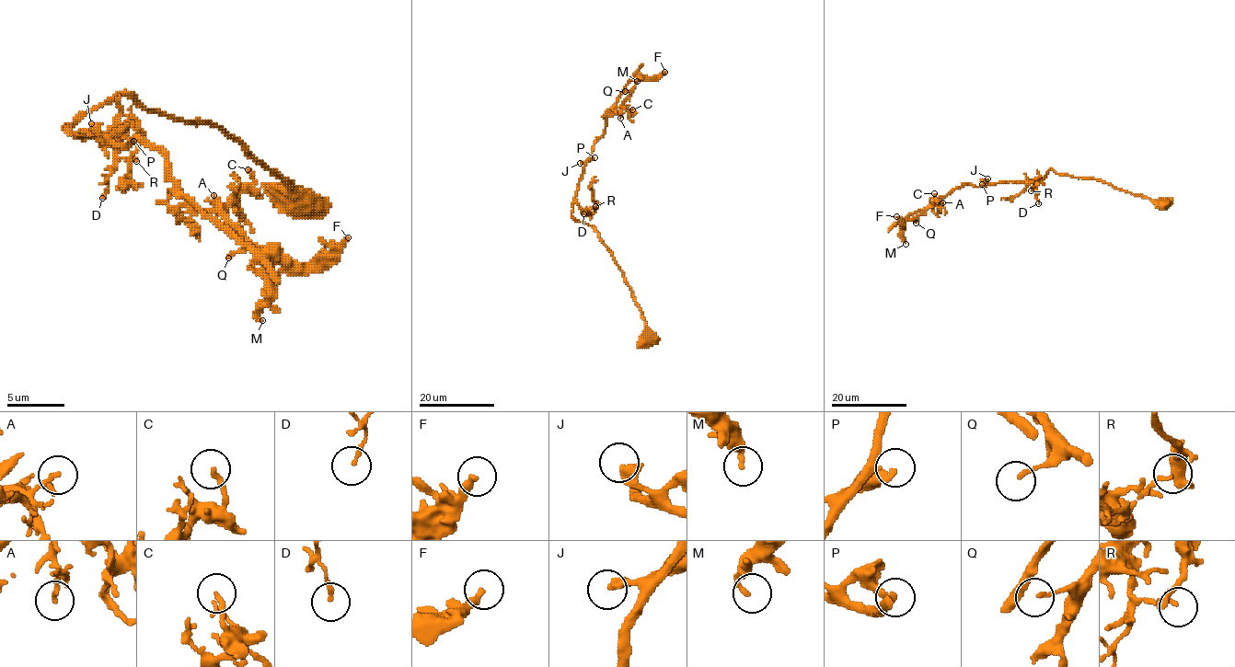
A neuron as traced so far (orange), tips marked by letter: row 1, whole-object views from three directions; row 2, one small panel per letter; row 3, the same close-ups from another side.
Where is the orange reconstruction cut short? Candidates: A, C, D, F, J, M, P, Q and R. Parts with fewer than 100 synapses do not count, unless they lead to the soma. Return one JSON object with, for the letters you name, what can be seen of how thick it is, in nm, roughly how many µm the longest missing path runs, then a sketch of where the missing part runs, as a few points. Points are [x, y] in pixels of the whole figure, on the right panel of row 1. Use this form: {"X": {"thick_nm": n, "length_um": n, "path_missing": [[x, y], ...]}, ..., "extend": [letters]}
{"extend": []}

